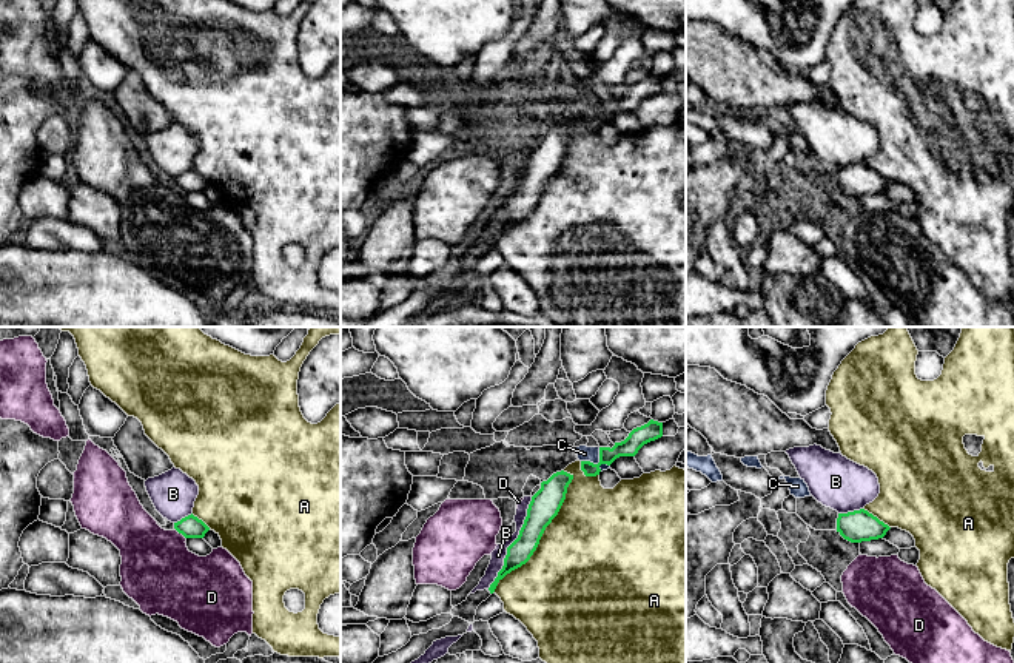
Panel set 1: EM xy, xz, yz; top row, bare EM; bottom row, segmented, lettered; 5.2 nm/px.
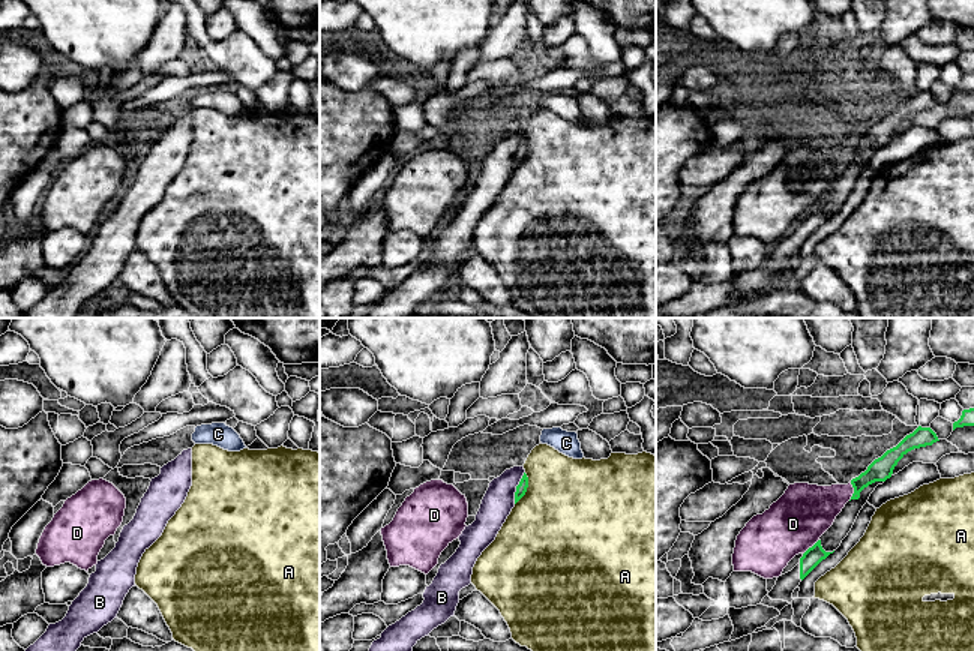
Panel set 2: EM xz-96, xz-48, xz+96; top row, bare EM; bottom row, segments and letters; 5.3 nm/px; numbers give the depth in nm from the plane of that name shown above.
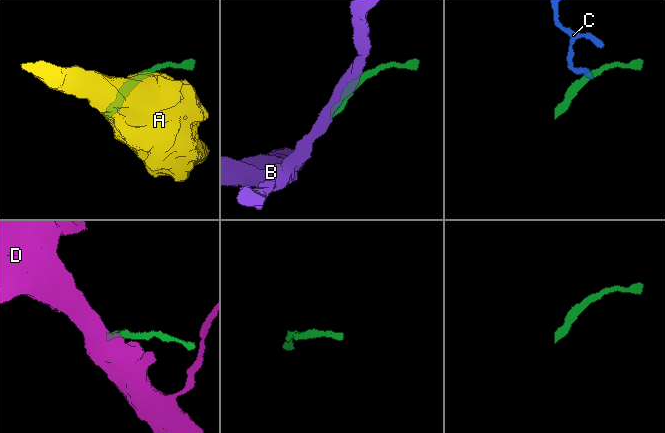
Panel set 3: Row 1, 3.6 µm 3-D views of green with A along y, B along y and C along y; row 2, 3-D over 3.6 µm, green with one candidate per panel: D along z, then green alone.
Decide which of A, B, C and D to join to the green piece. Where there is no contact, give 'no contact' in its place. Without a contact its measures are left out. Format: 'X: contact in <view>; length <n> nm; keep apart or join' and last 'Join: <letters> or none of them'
A: contact in xz; length 750 nm; keep apart
B: contact in xz; length 550 nm; keep apart
C: contact in xz; length 160 nm; keep apart
D: contact in xy; length 90 nm; keep apart
Join: none of them

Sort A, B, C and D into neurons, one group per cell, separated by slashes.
A / B / C / D

